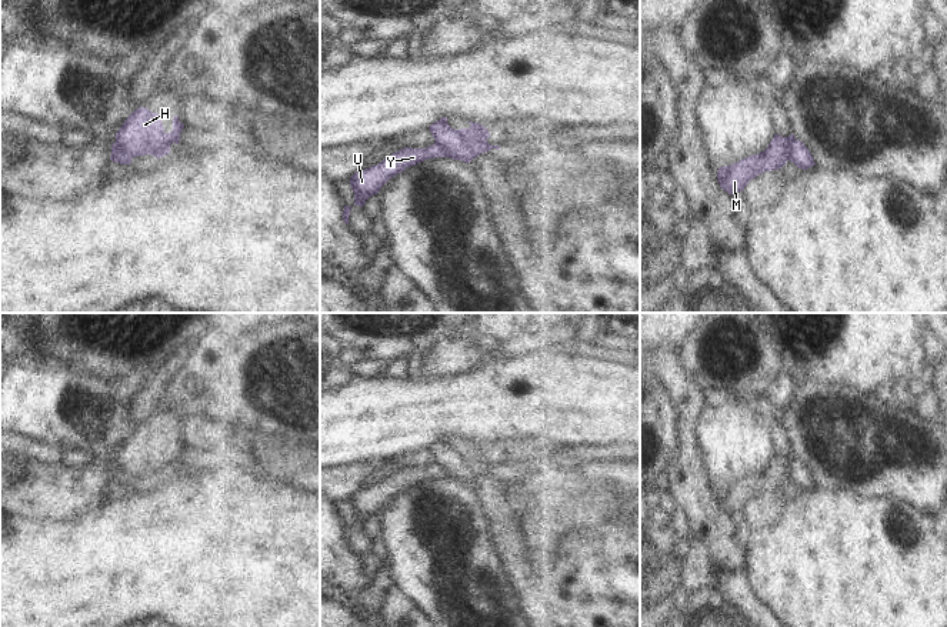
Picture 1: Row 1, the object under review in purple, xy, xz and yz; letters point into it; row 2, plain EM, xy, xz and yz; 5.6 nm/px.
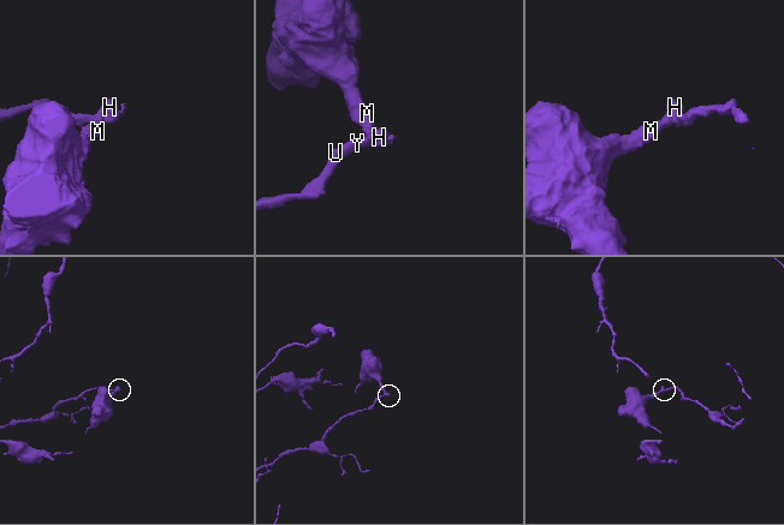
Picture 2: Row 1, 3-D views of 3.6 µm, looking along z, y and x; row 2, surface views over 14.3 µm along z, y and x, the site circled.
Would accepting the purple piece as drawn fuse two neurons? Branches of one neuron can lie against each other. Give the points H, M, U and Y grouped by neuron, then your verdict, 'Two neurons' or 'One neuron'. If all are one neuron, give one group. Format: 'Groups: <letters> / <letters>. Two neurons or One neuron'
Groups: H M / U Y. Two neurons.

